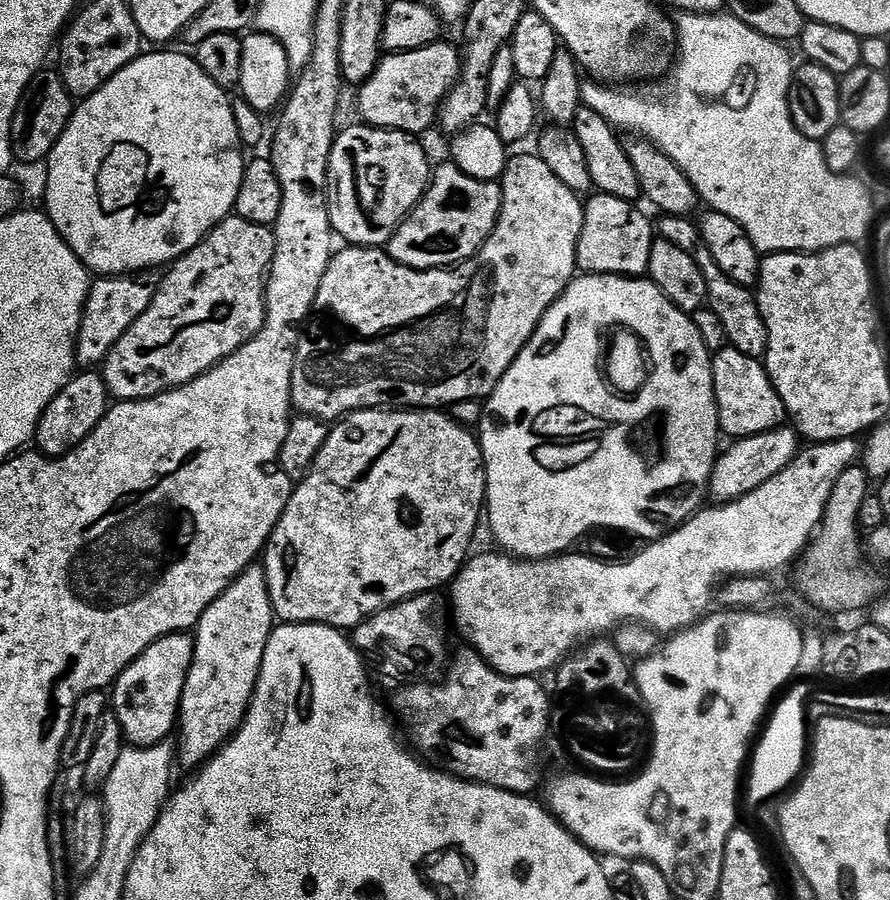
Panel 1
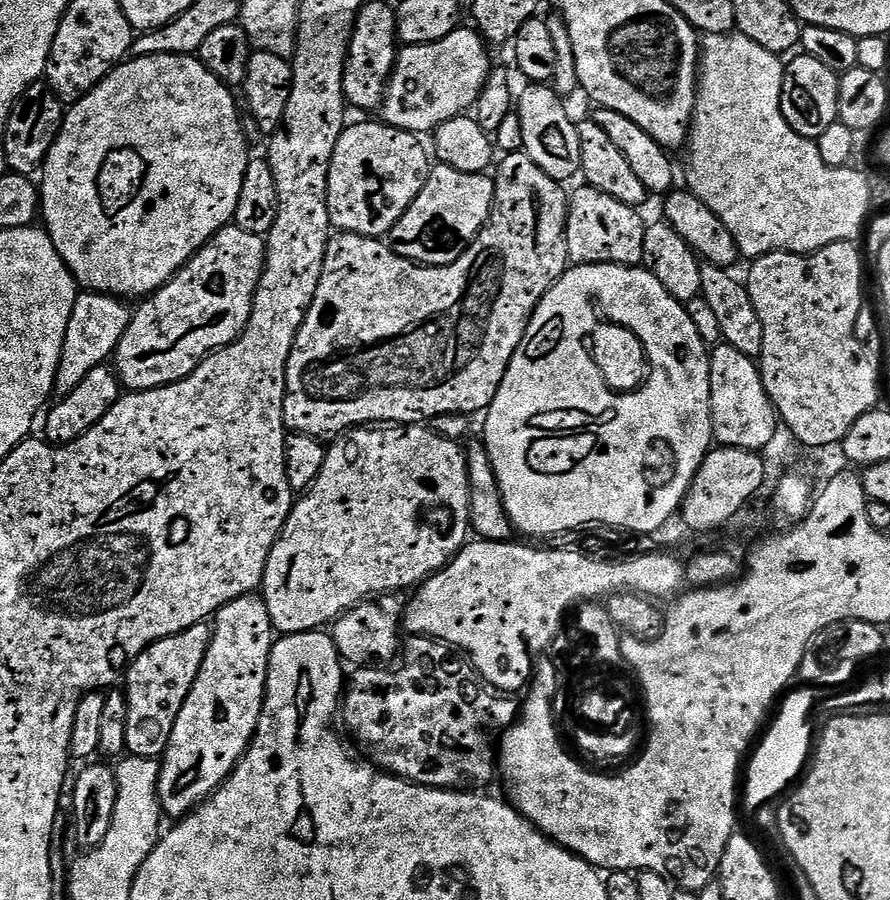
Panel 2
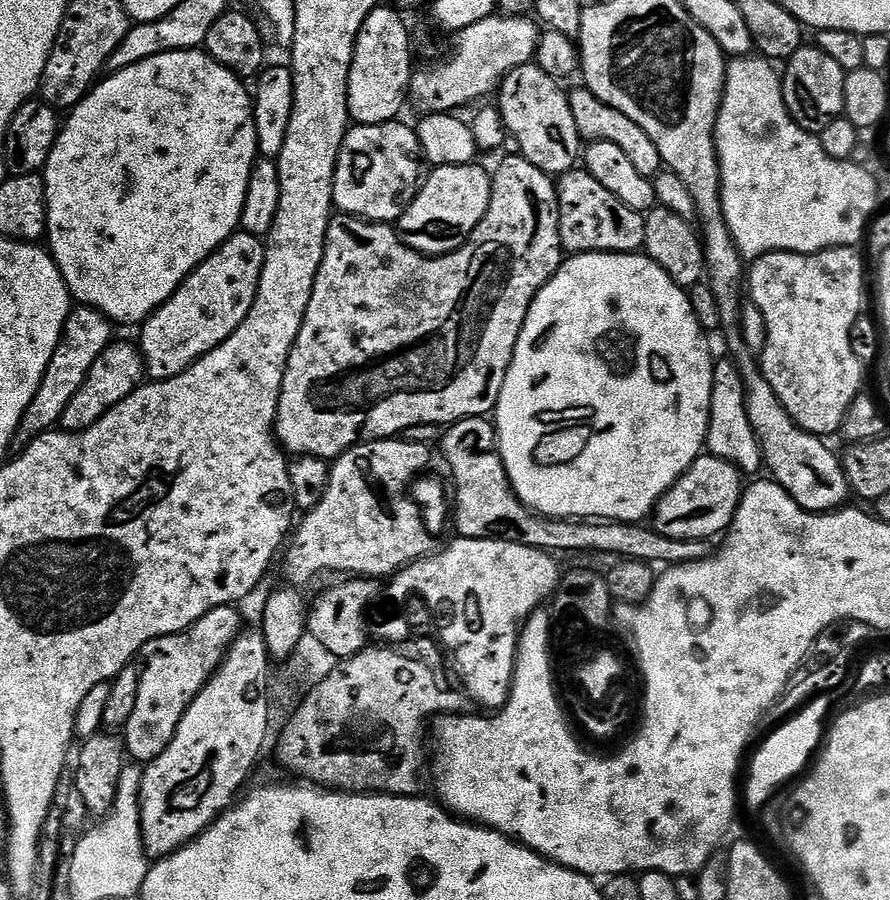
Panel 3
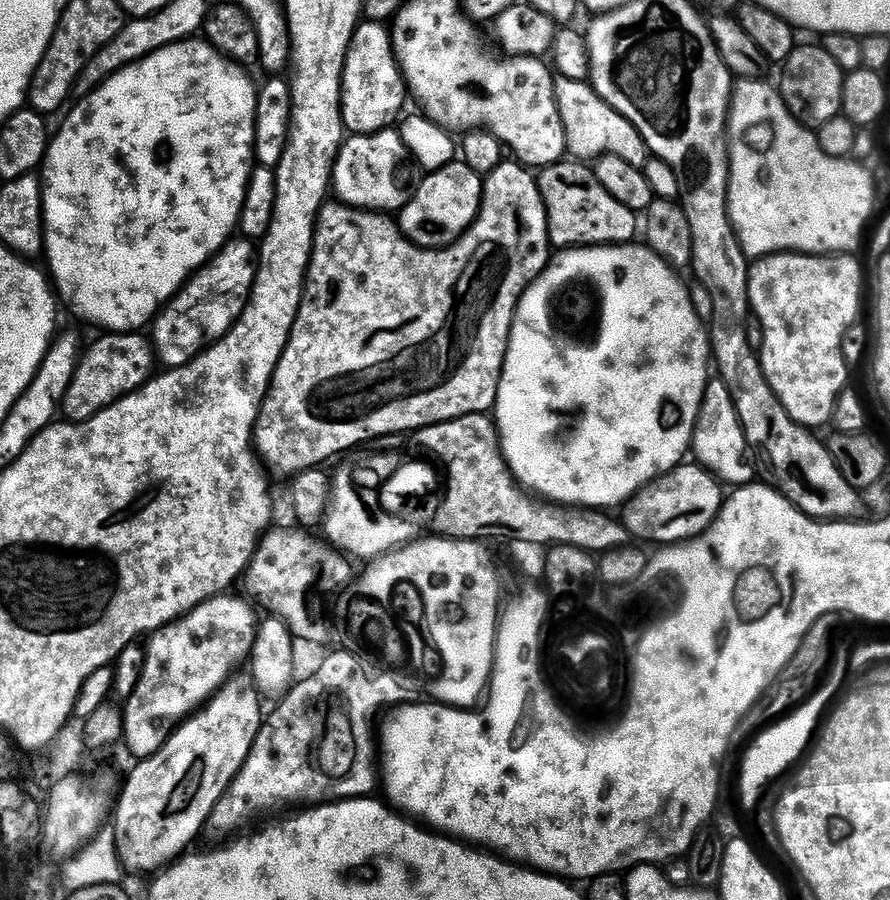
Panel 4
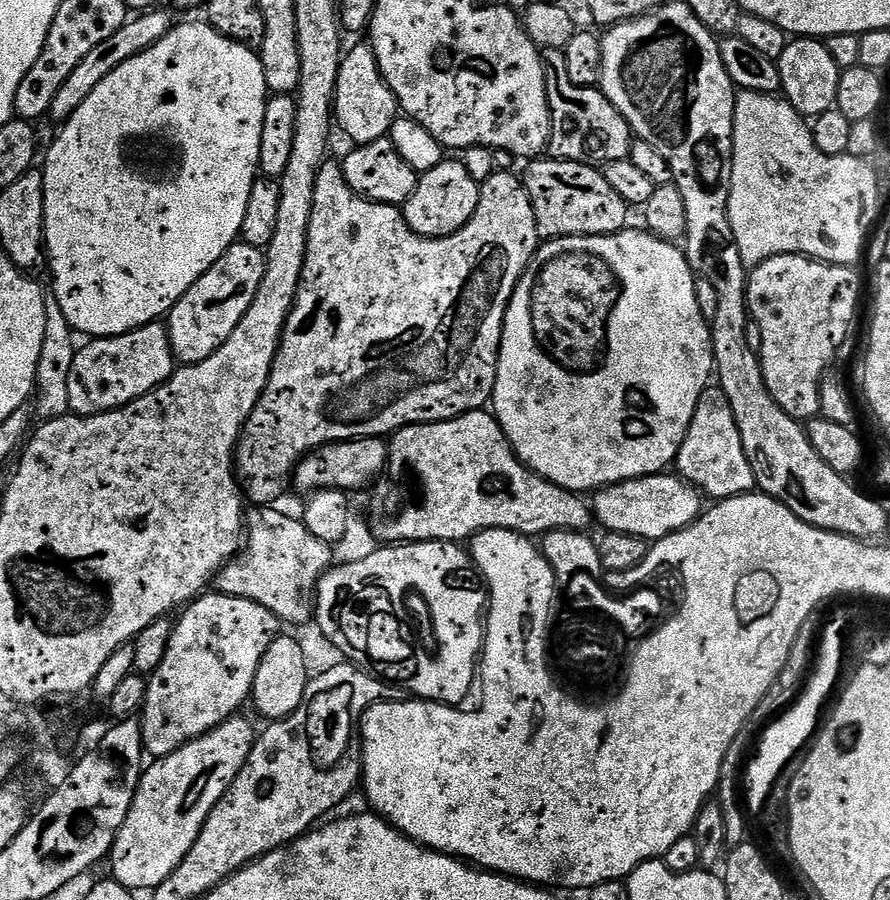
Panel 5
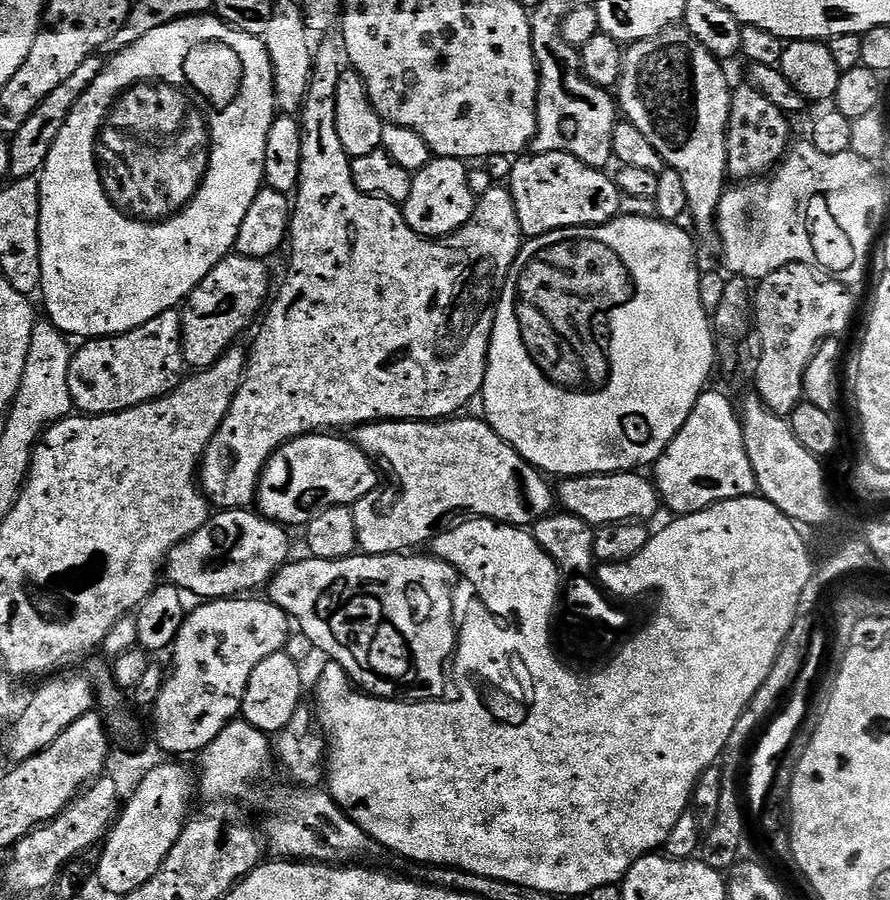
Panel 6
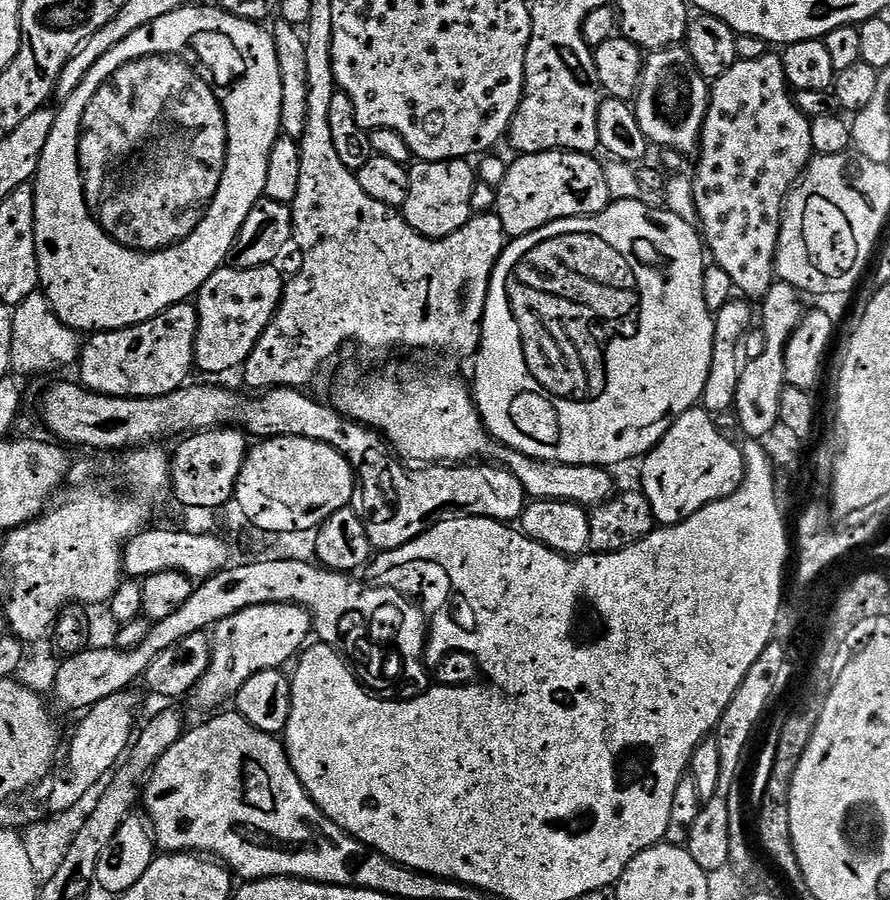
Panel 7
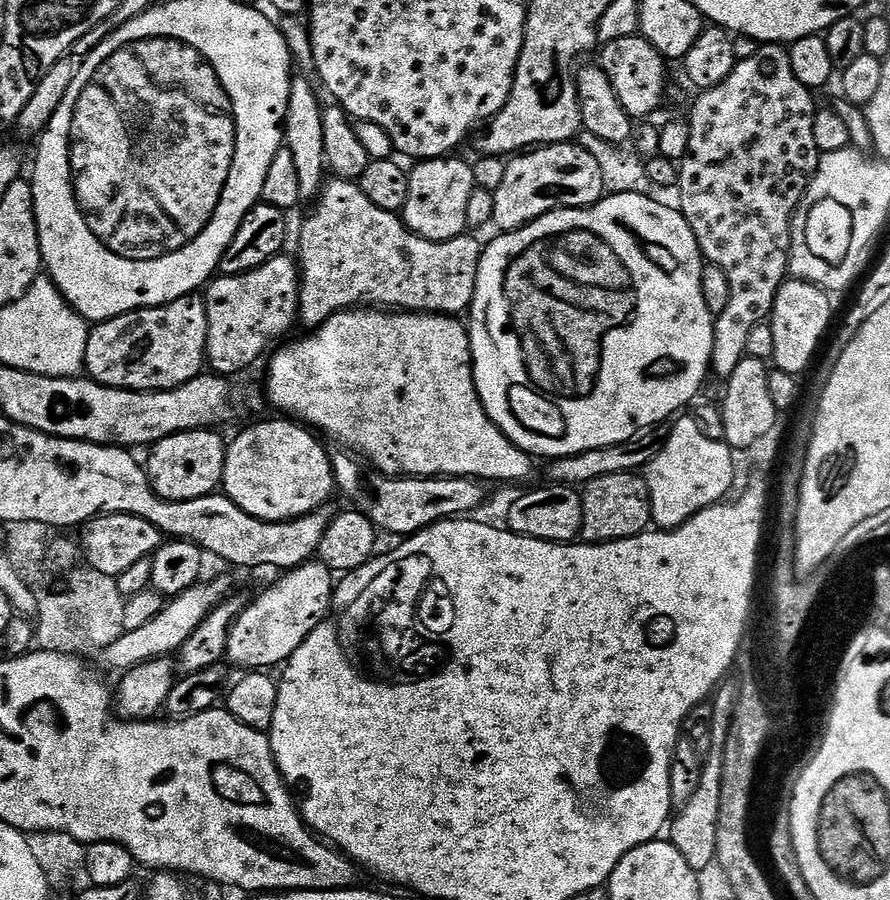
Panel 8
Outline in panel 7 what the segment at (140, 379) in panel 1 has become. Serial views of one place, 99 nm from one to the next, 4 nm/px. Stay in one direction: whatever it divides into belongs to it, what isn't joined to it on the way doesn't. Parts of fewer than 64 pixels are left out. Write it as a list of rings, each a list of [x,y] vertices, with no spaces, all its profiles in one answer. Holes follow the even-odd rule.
[[[267,264],[261,268],[225,266],[203,284],[195,297],[196,313],[200,321],[196,331],[195,367],[204,372],[232,372],[250,358],[258,338],[267,330],[286,287],[279,267]]]

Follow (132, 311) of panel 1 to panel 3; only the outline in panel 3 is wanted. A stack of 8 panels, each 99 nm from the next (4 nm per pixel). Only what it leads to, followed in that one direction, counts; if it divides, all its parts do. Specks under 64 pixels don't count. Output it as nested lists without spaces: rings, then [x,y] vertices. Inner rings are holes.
[[[80,306],[68,315],[68,321],[64,323],[64,332],[60,336],[60,344],[50,358],[50,366],[30,406],[24,411],[24,421],[20,424],[19,431],[21,437],[38,436],[41,432],[55,429],[59,425],[60,416],[66,410],[66,406],[70,406],[74,394],[78,394],[90,366],[94,366],[98,354],[102,354],[102,350],[106,350],[108,345],[113,343],[112,328],[114,329],[113,321],[94,308]]]

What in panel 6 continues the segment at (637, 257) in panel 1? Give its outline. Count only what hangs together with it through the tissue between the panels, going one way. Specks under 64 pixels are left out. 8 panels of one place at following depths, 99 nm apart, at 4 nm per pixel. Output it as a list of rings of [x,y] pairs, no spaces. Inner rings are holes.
[[[538,152],[521,155],[513,164],[516,165],[506,187],[514,198],[518,226],[525,237],[550,234],[563,228],[590,228],[621,215],[622,193],[615,179],[607,171],[586,166],[576,156],[565,152]]]

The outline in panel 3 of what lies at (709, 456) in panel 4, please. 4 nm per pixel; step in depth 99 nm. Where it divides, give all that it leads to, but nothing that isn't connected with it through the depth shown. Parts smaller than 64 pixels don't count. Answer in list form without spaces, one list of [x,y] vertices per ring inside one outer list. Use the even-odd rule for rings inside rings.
[[[725,358],[721,364],[719,361],[712,370],[712,401],[706,448],[711,455],[739,468],[741,473],[761,471],[760,439],[756,437],[756,431],[750,426],[744,401],[744,379],[740,377],[740,369],[728,358]]]

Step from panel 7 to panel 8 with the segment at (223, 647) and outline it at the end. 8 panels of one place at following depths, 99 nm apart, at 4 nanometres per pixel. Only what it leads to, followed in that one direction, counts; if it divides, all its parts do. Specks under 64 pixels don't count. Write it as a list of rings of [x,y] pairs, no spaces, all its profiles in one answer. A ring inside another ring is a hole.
[[[309,562],[307,564],[299,564],[297,568],[285,571],[283,573],[284,576],[280,581],[277,582],[273,588],[268,588],[264,593],[261,594],[260,597],[257,598],[256,601],[249,603],[247,607],[245,607],[243,614],[240,615],[236,620],[236,625],[232,627],[232,633],[230,634],[230,638],[228,639],[228,655],[227,659],[229,661],[233,660],[234,663],[237,664],[238,667],[244,668],[240,670],[272,670],[268,668],[272,668],[277,664],[277,666],[283,665],[290,657],[294,654],[294,650],[298,650],[298,646],[302,646],[302,642],[306,642],[306,638],[314,629],[318,627],[319,624],[325,623],[329,619],[328,616],[328,607],[333,607],[334,604],[334,589],[332,590],[332,580],[334,580],[334,573],[331,572],[328,567],[319,562]]]

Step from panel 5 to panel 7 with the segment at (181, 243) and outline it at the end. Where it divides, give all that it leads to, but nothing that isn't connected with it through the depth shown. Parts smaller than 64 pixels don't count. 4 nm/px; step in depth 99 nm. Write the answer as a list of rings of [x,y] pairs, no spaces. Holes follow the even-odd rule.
[[[219,6],[207,8],[183,8],[174,14],[166,14],[166,18],[158,18],[158,22],[150,22],[150,26],[142,26],[142,30],[134,30],[126,42],[118,42],[114,50],[109,50],[98,63],[82,78],[82,86],[70,94],[68,100],[59,105],[54,122],[54,130],[50,130],[50,138],[46,138],[46,150],[42,150],[40,165],[34,177],[36,190],[36,253],[40,267],[42,291],[52,303],[52,310],[66,327],[79,330],[84,334],[97,332],[113,332],[119,328],[133,328],[136,324],[154,318],[162,310],[175,304],[185,303],[195,297],[203,284],[218,269],[225,267],[234,242],[250,214],[250,210],[264,196],[266,186],[266,166],[270,162],[270,150],[281,135],[280,119],[282,118],[282,78],[278,66],[276,44],[272,40],[271,31],[254,20],[243,20],[231,16]],[[196,48],[208,64],[212,64],[212,72],[216,72],[216,80],[223,84],[223,97],[227,105],[228,119],[231,120],[232,148],[228,173],[216,205],[211,215],[205,220],[204,227],[196,235],[192,235],[182,246],[174,246],[173,251],[163,251],[163,255],[132,255],[125,248],[117,247],[117,242],[106,238],[88,220],[80,198],[81,175],[75,159],[76,128],[80,114],[84,111],[88,98],[101,89],[101,80],[112,74],[112,69],[123,64],[132,56],[140,56],[145,52],[172,51],[177,49]]]

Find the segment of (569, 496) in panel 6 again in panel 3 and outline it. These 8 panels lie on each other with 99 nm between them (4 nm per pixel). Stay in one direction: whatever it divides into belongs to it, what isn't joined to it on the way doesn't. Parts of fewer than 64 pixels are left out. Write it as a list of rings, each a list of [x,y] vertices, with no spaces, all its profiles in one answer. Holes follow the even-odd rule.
[[[702,454],[686,469],[678,478],[678,482],[659,502],[656,503],[654,513],[654,527],[658,534],[675,540],[706,540],[711,541],[712,536],[719,537],[727,533],[732,527],[732,519],[736,517],[736,511],[740,505],[742,495],[742,473],[730,462],[711,454]]]

